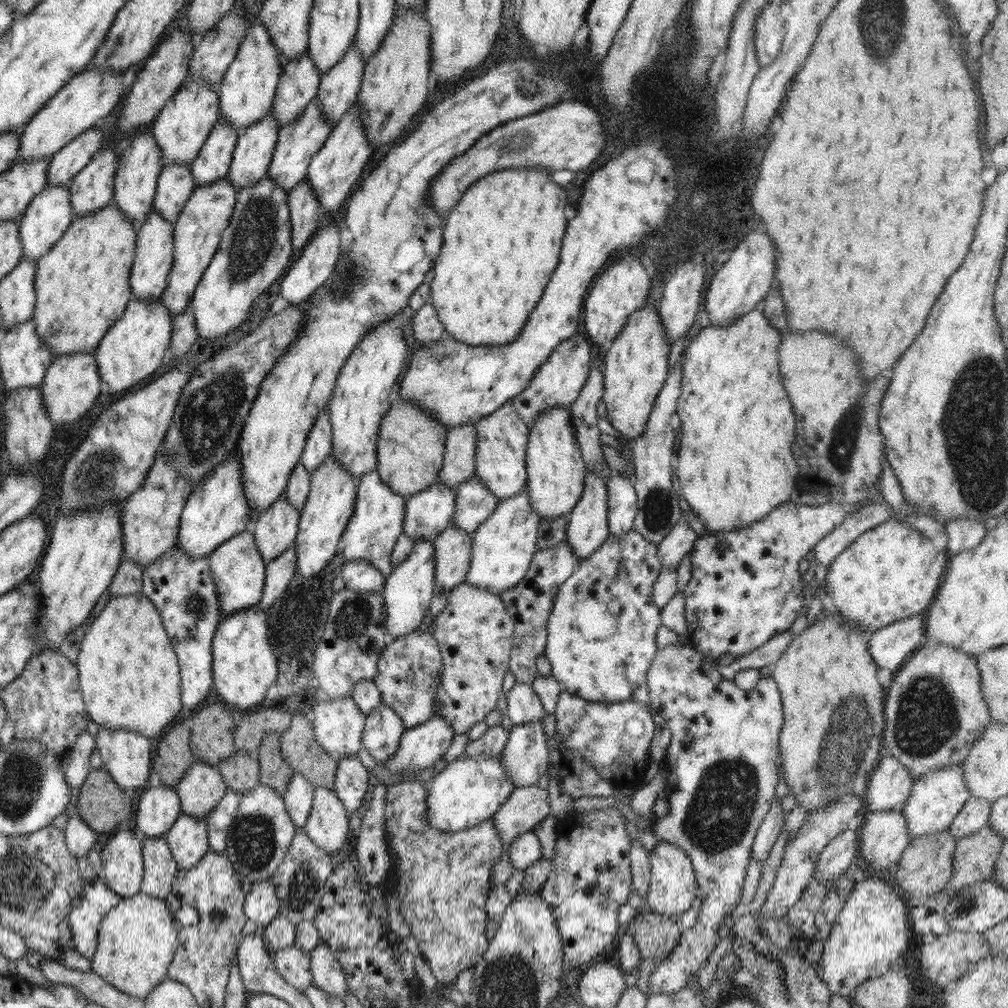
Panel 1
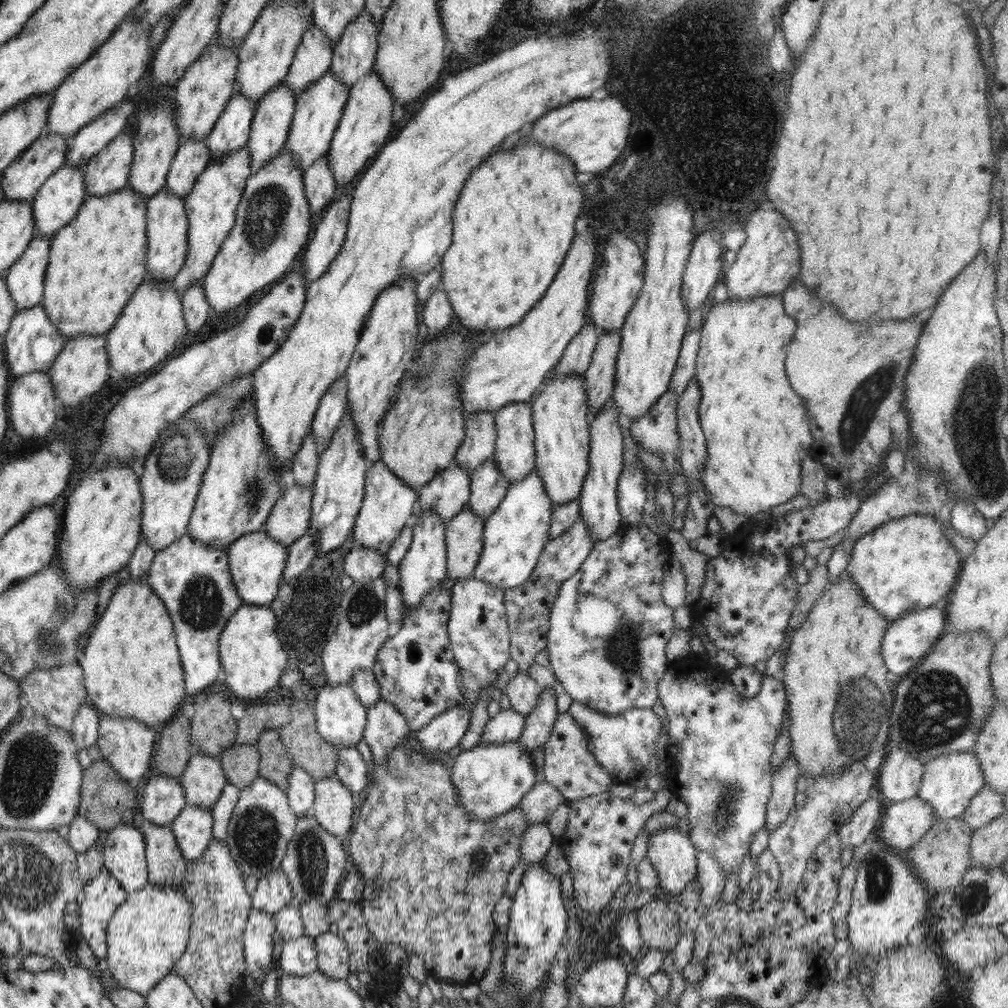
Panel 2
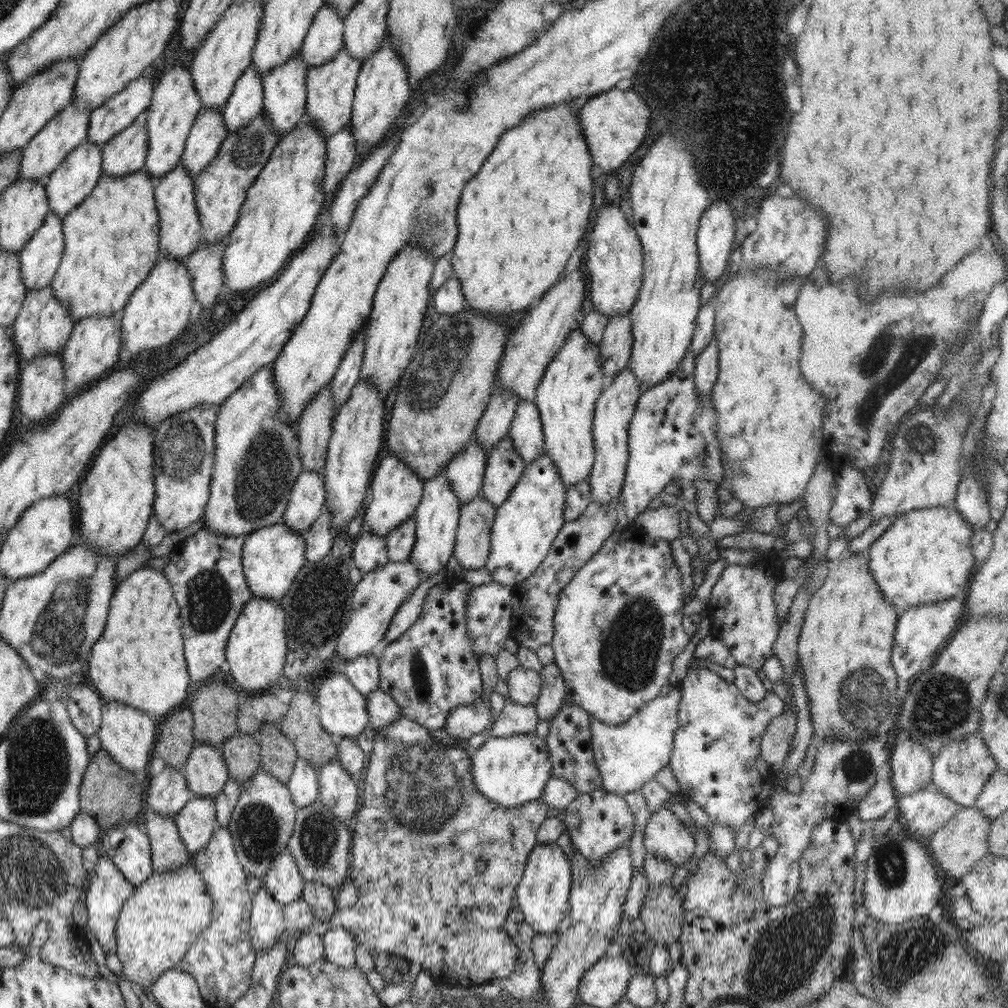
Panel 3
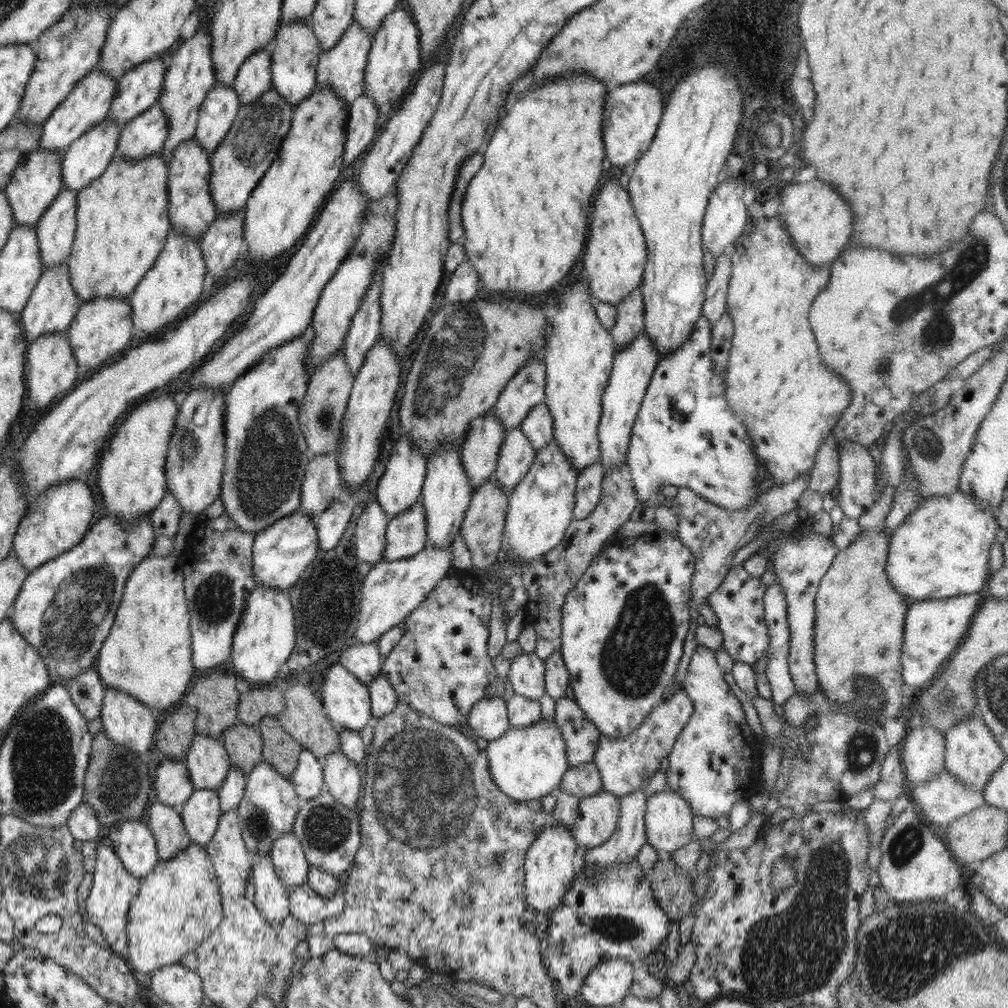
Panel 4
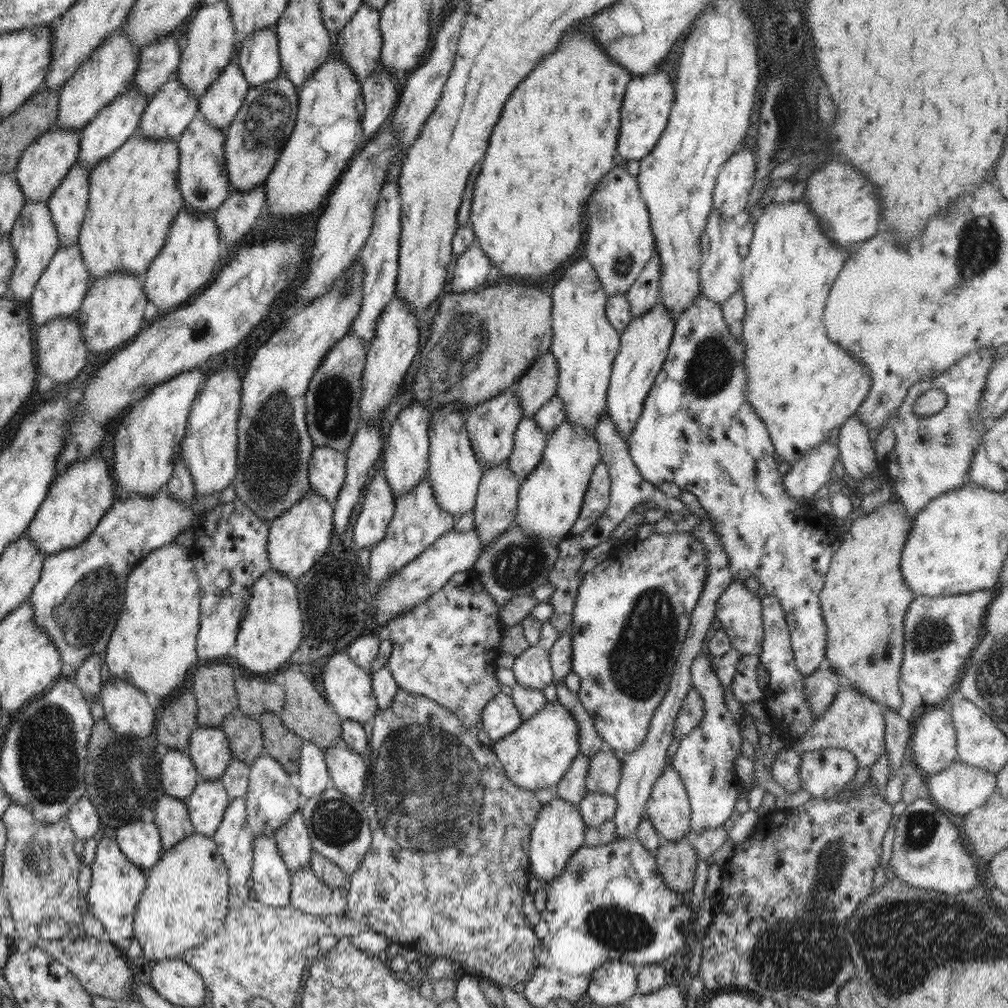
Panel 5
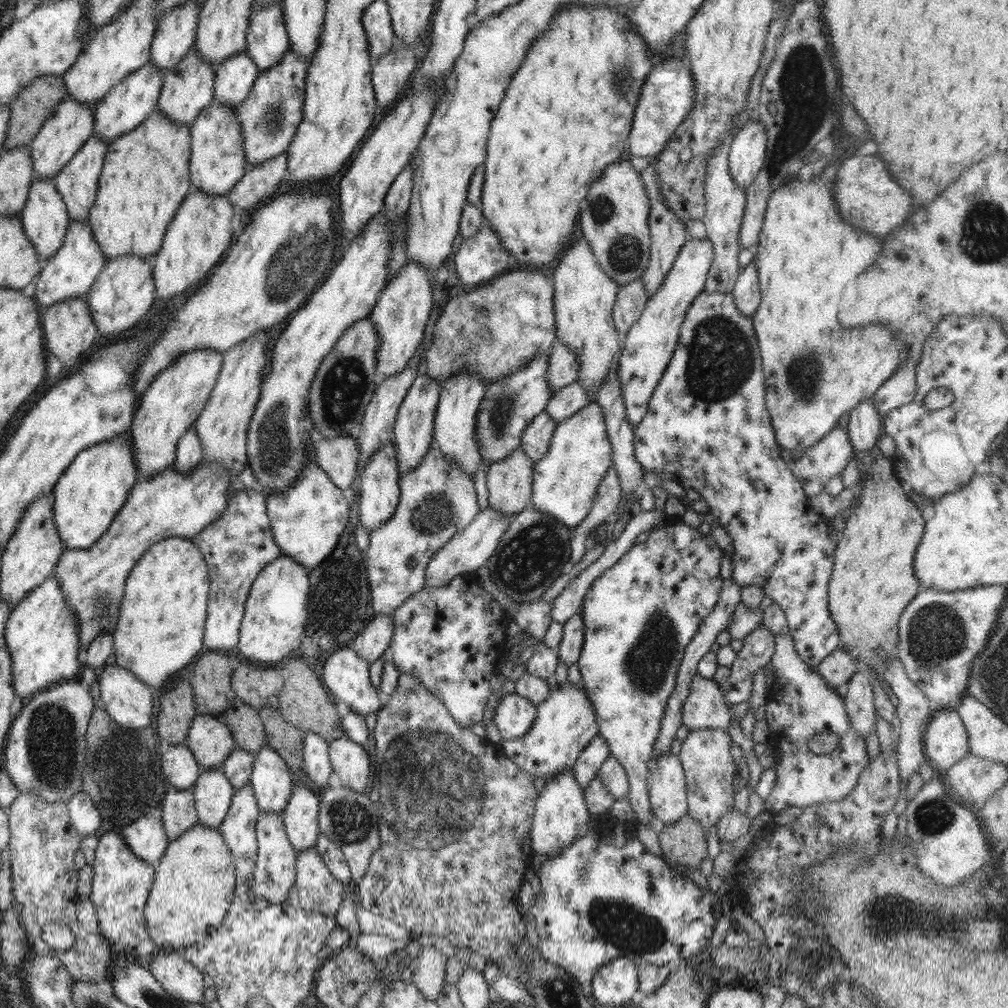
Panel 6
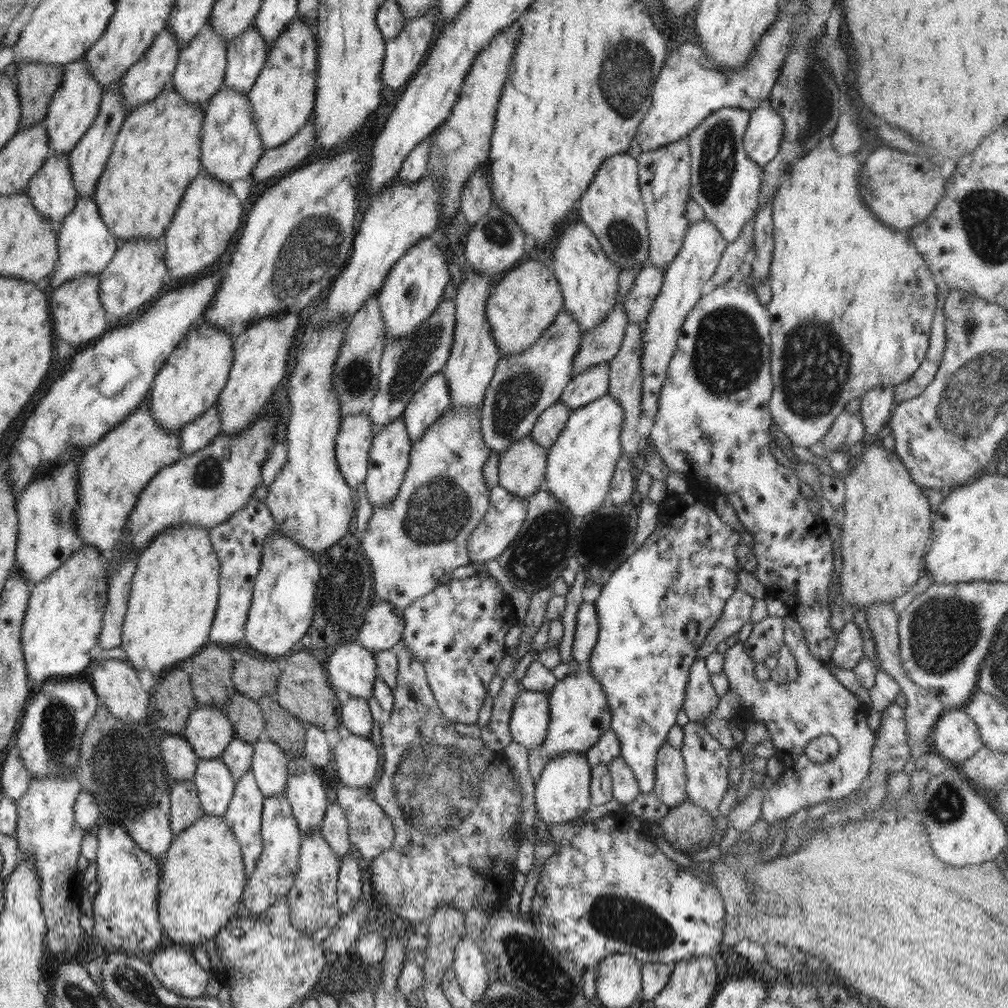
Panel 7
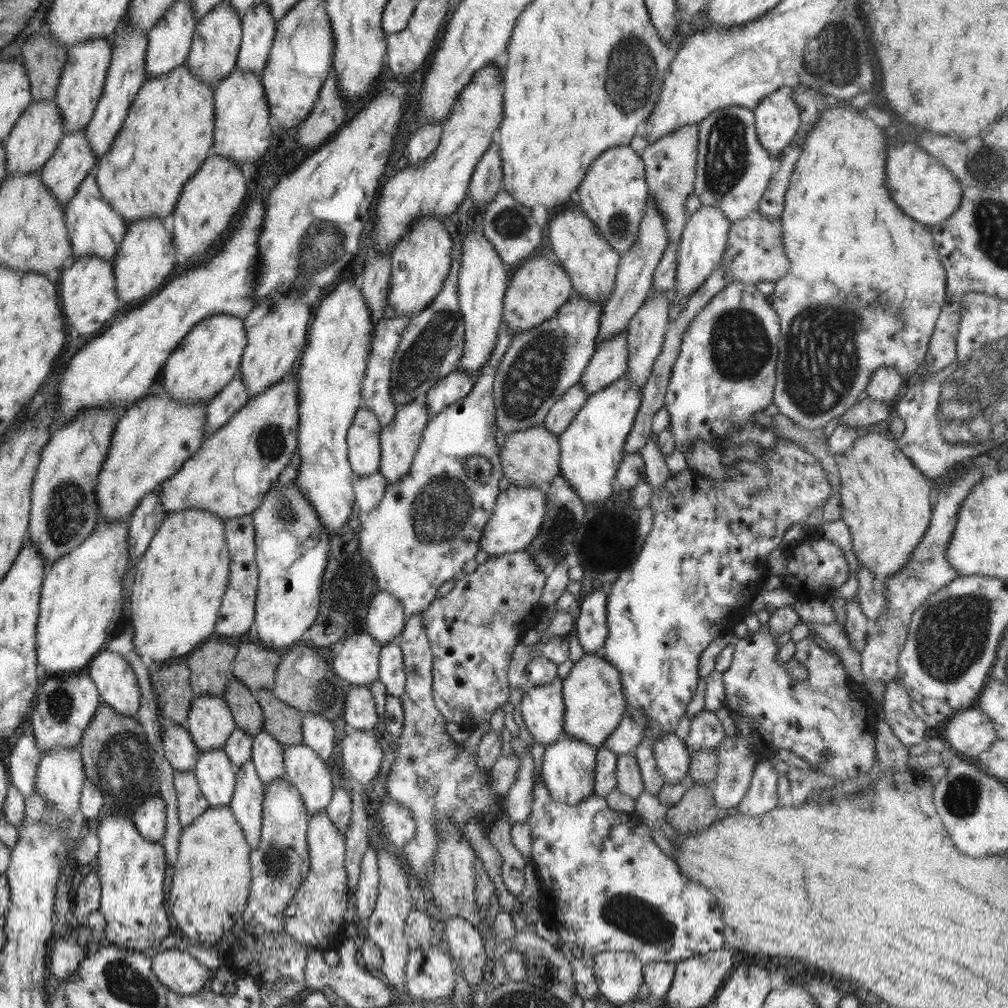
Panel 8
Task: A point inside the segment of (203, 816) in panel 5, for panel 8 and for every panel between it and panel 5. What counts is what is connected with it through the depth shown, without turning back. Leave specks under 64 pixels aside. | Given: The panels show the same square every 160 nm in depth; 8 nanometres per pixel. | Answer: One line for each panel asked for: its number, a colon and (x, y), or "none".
6: (213, 794)
7: (215, 784)
8: (214, 772)

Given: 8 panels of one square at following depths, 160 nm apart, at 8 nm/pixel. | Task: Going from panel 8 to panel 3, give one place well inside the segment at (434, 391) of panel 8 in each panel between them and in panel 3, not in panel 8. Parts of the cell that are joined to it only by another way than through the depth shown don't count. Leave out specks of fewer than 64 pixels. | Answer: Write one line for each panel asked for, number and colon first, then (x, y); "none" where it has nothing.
3: (396, 491)
4: (400, 486)
5: (406, 458)
6: (413, 428)
7: (428, 404)

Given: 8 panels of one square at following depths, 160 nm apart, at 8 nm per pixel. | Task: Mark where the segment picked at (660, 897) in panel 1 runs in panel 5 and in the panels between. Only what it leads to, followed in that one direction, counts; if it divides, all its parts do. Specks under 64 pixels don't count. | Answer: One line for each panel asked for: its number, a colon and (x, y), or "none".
2: (672, 854)
3: (666, 836)
4: (668, 818)
5: (668, 808)

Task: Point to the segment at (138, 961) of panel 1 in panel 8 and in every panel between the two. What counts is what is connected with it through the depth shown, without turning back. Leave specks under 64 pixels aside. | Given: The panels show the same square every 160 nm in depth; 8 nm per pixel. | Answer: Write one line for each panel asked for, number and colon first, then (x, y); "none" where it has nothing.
2: (148, 932)
3: (156, 926)
4: (178, 905)
5: (185, 900)
6: (194, 882)
7: (201, 887)
8: (210, 885)

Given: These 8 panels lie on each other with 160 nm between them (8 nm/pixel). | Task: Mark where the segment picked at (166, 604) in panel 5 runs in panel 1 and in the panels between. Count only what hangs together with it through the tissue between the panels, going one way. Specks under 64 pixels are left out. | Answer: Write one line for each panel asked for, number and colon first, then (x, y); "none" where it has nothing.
1: (129, 676)
2: (132, 668)
3: (139, 660)
4: (148, 652)

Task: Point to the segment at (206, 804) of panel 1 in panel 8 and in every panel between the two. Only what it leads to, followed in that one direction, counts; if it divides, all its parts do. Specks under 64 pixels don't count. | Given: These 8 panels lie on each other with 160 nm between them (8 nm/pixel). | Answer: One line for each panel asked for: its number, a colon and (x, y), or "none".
2: (203, 780)
3: (206, 773)
4: (207, 761)
5: (209, 749)
6: (210, 740)
7: (208, 731)
8: (210, 723)

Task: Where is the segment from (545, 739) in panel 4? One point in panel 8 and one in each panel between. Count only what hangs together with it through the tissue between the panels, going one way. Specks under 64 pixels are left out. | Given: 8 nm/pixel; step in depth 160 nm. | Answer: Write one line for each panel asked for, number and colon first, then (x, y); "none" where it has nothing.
5: (536, 756)
6: (565, 723)
7: (579, 713)
8: (595, 703)

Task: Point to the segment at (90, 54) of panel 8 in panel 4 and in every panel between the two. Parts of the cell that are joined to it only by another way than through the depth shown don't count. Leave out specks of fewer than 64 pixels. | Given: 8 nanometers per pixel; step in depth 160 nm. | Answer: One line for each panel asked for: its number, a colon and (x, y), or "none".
4: (35, 184)
5: (44, 163)
6: (71, 124)
7: (75, 104)

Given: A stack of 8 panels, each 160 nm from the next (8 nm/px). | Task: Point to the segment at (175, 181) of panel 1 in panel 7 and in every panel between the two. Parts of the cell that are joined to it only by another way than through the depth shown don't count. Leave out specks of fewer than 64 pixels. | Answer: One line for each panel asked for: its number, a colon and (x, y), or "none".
2: (192, 157)
3: (208, 132)
4: (221, 106)
5: (219, 105)
6: (234, 77)
7: (246, 55)

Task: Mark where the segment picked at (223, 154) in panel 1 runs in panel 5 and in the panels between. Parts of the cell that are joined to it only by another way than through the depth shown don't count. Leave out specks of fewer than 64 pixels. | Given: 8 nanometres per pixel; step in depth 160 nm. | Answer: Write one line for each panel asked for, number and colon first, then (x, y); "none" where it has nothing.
2: (230, 132)
3: (245, 103)
4: (254, 76)
5: (259, 59)

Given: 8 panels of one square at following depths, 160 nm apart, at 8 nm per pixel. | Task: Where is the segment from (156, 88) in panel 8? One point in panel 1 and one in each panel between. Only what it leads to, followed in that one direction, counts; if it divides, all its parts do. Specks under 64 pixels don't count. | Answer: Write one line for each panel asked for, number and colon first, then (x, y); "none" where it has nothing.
1: (82, 288)
2: (96, 262)
3: (111, 239)
4: (122, 217)
5: (134, 195)
6: (146, 175)
7: (157, 153)

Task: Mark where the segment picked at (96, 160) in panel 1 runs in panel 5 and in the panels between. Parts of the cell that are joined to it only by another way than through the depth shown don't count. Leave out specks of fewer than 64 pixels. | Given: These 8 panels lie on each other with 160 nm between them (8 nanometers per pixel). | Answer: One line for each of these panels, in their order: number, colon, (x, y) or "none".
2: (108, 171)
3: (125, 153)
4: (144, 135)
5: (170, 110)

